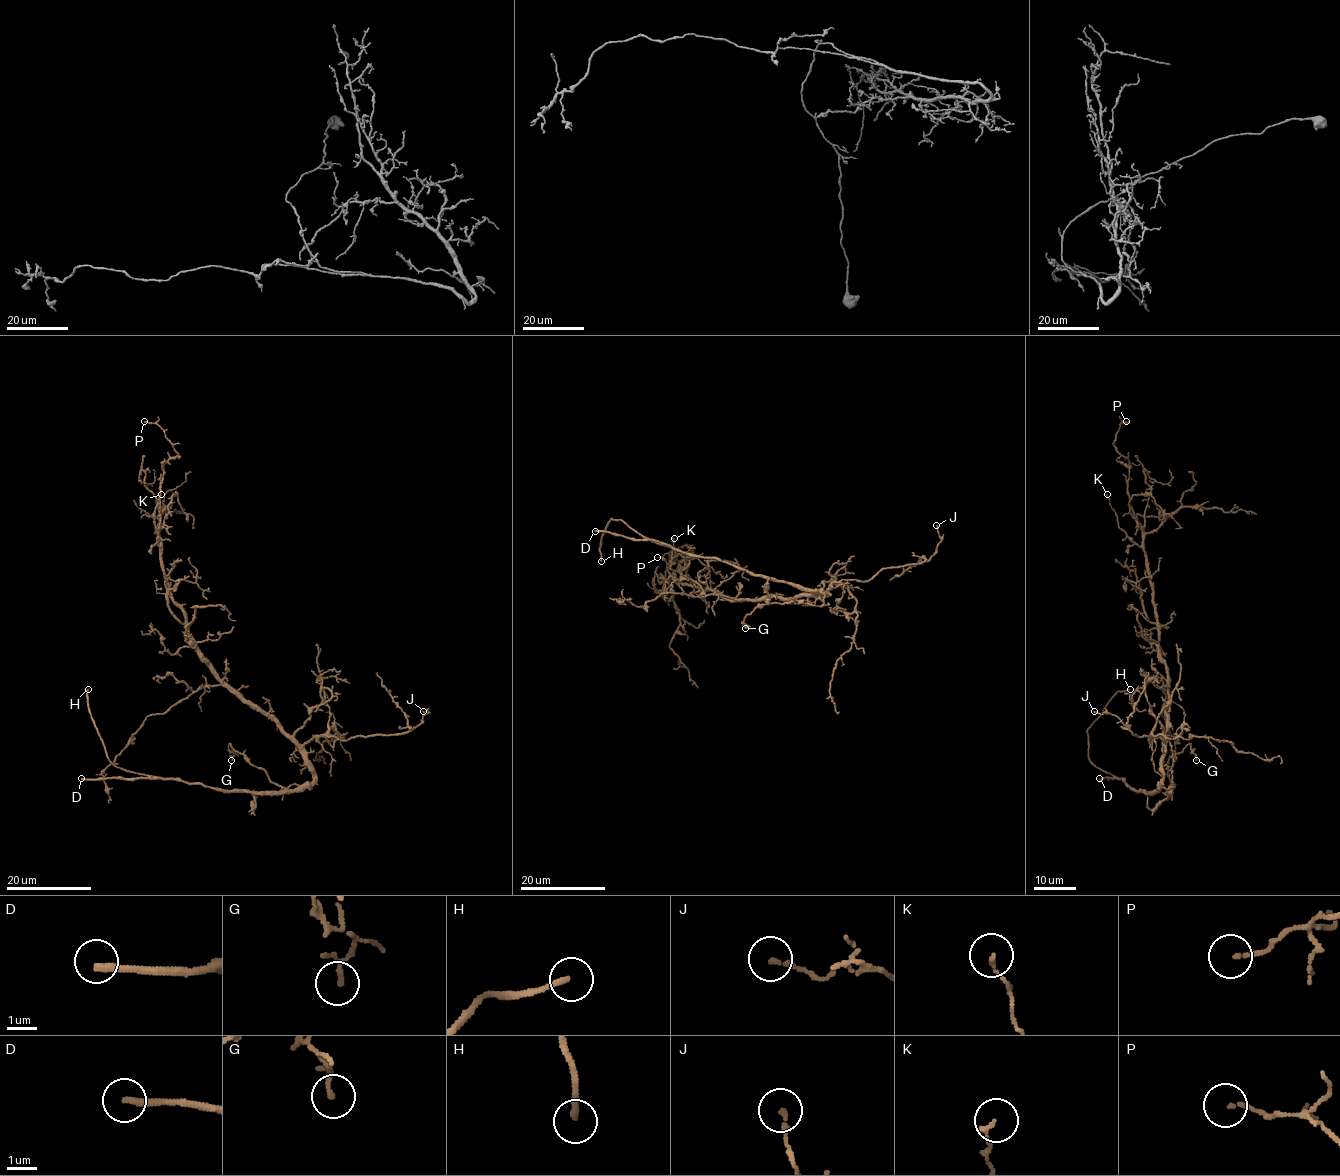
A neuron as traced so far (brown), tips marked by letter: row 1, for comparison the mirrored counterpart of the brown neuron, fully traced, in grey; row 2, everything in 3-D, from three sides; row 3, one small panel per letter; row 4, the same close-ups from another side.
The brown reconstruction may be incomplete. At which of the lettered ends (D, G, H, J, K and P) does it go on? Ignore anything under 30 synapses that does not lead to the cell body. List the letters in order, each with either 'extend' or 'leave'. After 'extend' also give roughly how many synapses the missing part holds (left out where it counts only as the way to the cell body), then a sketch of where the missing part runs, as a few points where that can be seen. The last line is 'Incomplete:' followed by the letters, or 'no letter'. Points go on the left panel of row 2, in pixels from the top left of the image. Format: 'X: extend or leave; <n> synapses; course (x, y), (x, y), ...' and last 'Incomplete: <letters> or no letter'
D: extend; 180 synapses
G: leave
H: extend; course (88, 689), (80, 676), (85, 660), (135, 616), (164, 488)
J: leave
K: leave
P: leave
Incomplete: D, H

